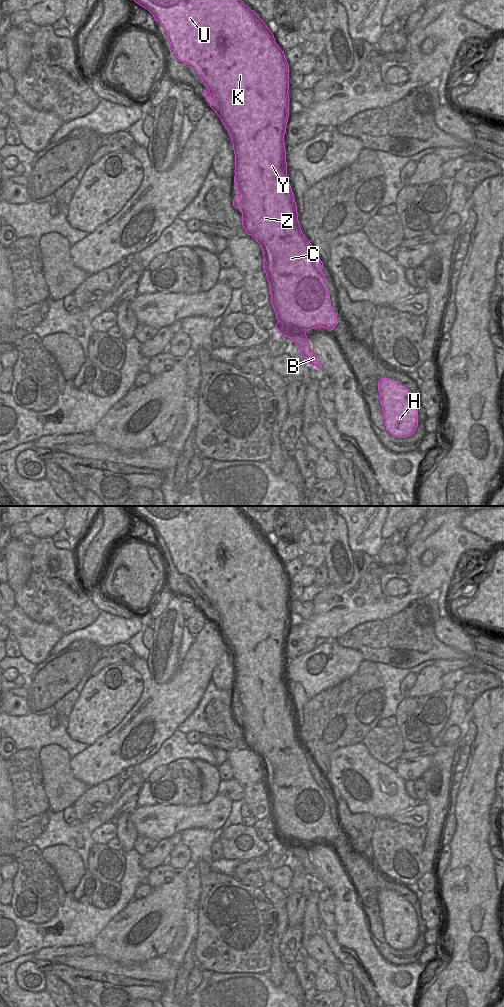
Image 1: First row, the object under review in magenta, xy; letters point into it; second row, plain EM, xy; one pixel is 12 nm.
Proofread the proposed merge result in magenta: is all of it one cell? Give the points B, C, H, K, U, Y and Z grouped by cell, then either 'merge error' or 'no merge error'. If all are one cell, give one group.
B C H K U Y Z | no merge error

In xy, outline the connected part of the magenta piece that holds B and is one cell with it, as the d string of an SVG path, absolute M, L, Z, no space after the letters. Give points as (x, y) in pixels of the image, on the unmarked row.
M130 506L133 512L140 518L147 521L154 529L155 533L159 533L163 538L173 565L179 573L190 577L195 584L199 587L202 594L207 598L208 604L204 602L205 609L210 615L210 619L221 631L223 637L227 641L231 653L233 655L233 662L235 666L235 688L234 694L237 700L237 710L233 711L233 718L239 720L242 724L242 737L248 747L260 756L263 763L263 777L264 783L269 794L271 816L276 825L277 836L275 837L279 844L284 848L293 852L298 862L301 864L306 873L315 879L321 880L318 869L313 865L309 859L309 852L306 844L317 839L323 839L329 843L333 842L337 836L337 826L331 818L330 806L327 801L325 789L323 785L323 775L319 768L313 761L310 753L304 748L298 733L298 724L293 708L292 700L289 696L287 689L287 674L286 674L286 661L284 656L284 647L286 644L288 629L289 629L289 577L285 570L284 563L278 558L275 553L273 545L269 542L267 537L259 530L259 528L251 522L238 506Z

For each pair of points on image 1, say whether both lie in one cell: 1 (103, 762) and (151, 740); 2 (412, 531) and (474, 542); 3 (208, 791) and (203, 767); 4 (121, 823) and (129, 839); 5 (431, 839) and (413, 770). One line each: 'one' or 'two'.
1: one
2: two
3: one
4: one
5: two

